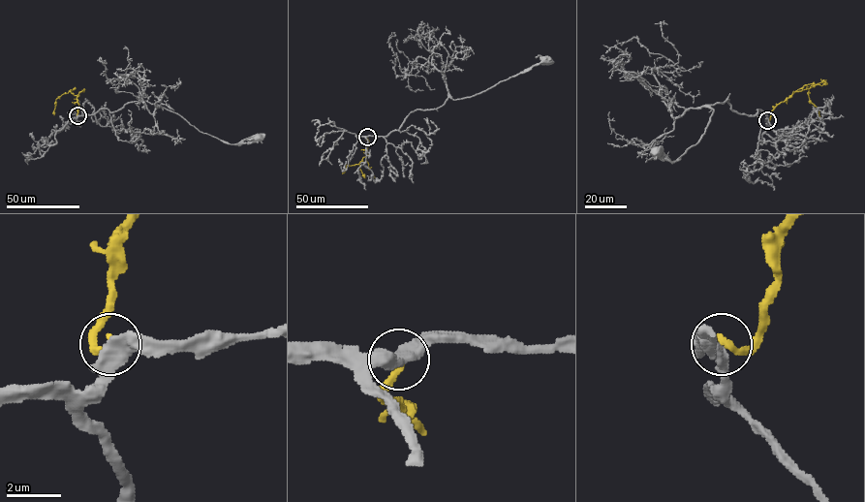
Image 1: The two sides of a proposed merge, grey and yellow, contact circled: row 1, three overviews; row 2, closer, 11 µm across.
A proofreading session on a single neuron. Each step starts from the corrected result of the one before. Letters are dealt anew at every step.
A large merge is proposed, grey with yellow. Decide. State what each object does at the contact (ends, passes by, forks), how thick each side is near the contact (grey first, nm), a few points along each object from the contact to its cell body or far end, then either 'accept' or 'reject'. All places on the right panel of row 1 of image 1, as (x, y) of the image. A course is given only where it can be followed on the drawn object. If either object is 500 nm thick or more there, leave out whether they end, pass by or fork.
grey passes by; yellow ends; calibres 460 and 240 nm; course grey (766, 120), (760, 109), (734, 111), (727, 99), (709, 106), (701, 138), (676, 161), (657, 152); course yellow (766, 120), (775, 108), (805, 85), (809, 100), (818, 110), (818, 119); reject

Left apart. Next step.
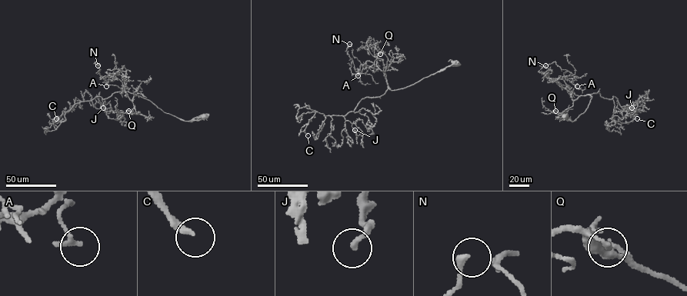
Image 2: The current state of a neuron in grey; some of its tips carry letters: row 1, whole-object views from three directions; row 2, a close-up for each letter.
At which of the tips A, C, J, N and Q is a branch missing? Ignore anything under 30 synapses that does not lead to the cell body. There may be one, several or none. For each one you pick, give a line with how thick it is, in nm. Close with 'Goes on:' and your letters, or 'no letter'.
C: 240 nm
Goes on: C

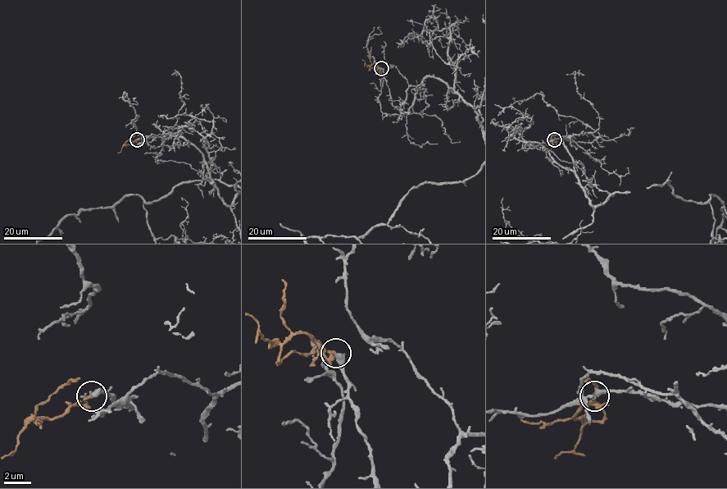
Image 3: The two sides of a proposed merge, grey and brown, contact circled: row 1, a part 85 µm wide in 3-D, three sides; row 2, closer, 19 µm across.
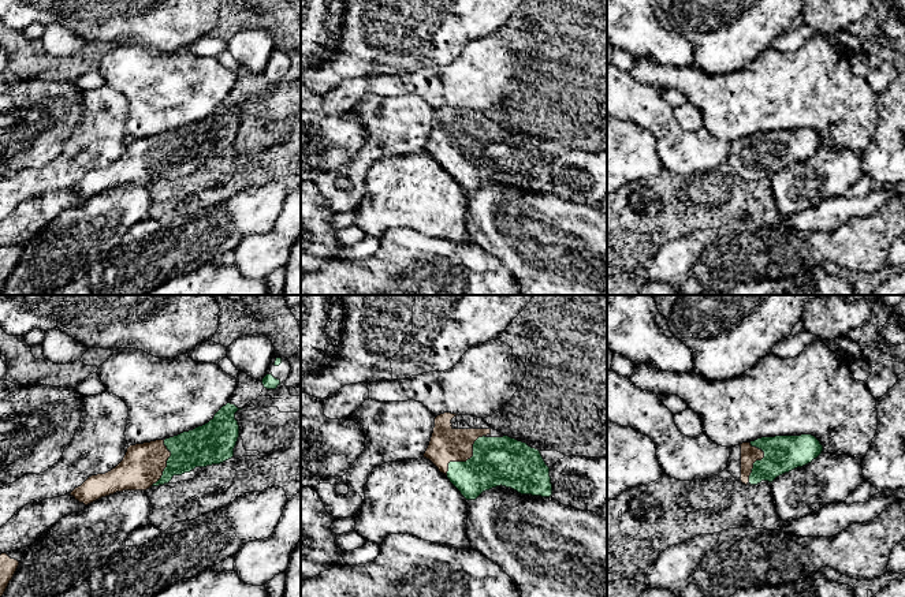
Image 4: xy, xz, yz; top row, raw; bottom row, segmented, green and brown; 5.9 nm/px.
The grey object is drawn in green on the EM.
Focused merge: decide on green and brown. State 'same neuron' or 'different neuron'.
same neuron

